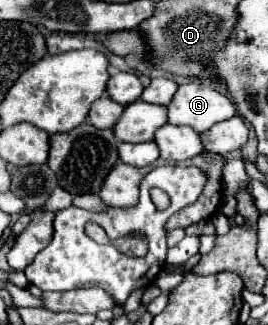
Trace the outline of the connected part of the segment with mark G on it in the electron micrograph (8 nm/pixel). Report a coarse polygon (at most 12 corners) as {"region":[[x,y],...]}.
{"region":[[184,83],[168,123],[198,133],[236,115],[206,83]]}

